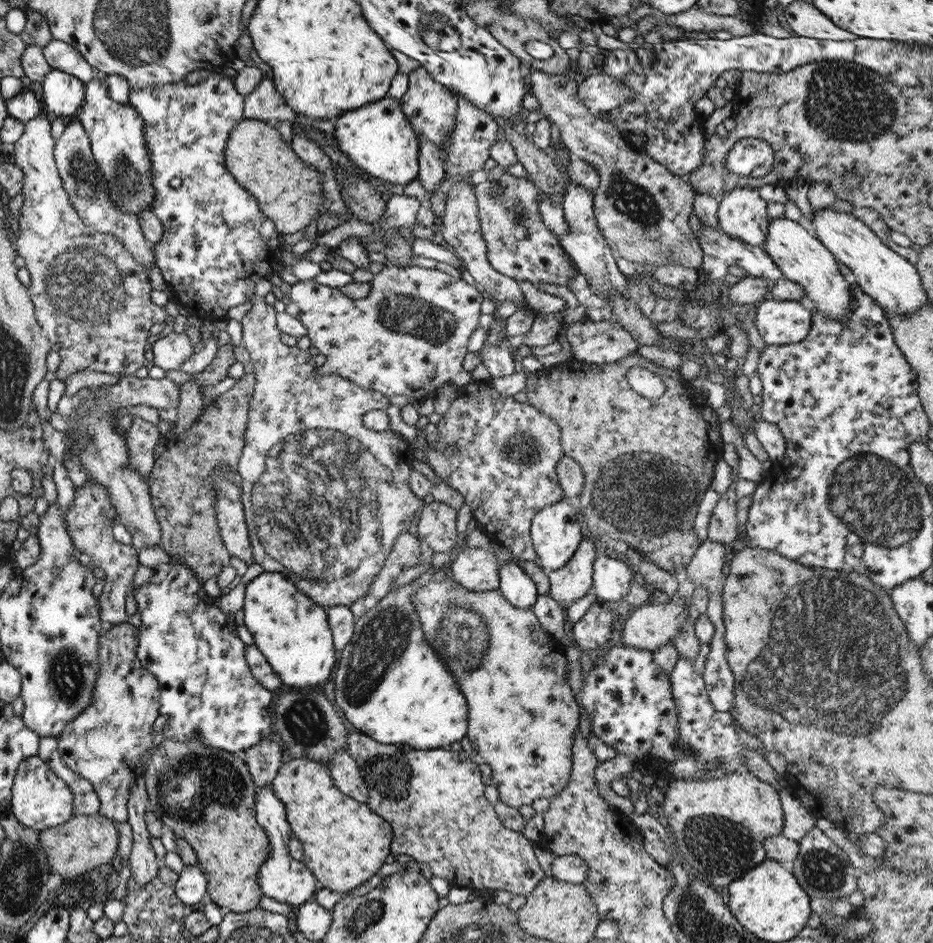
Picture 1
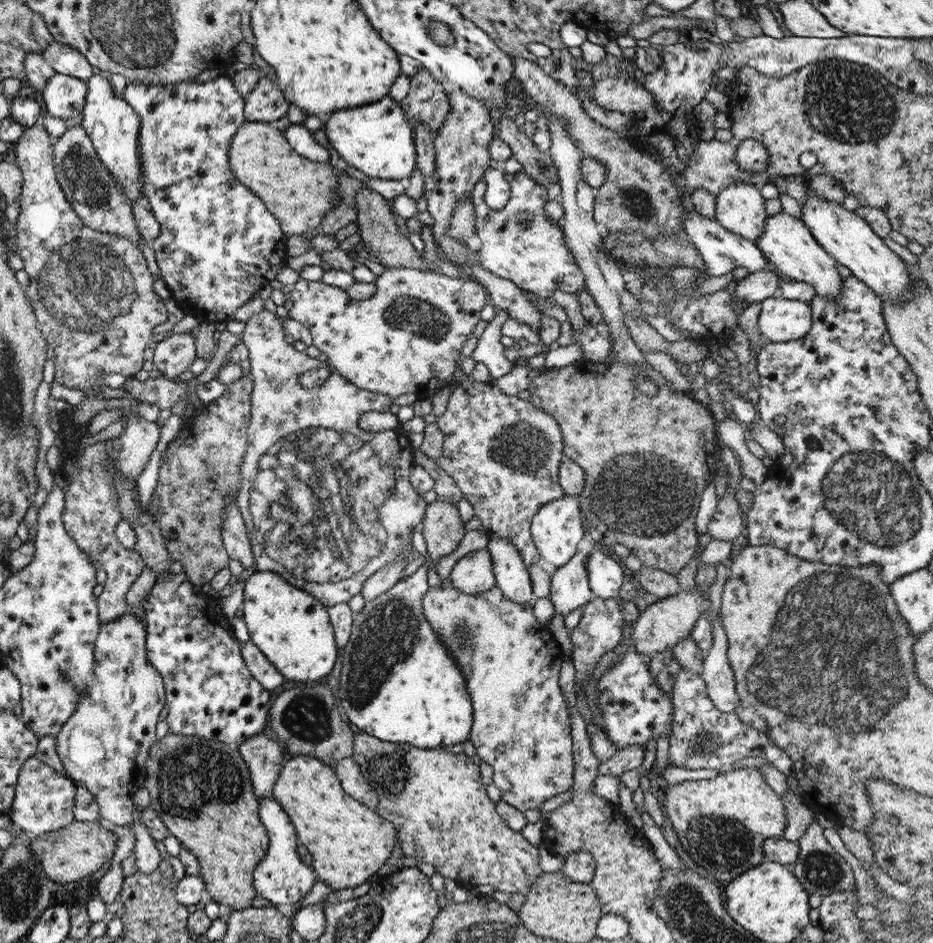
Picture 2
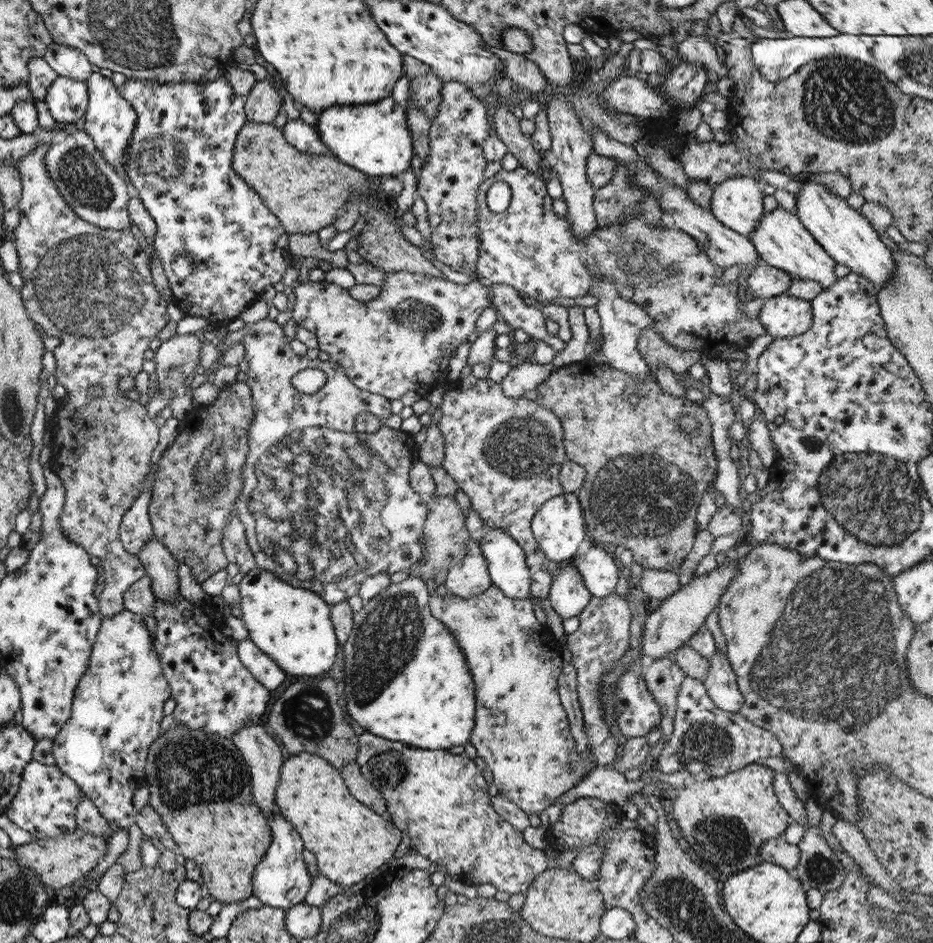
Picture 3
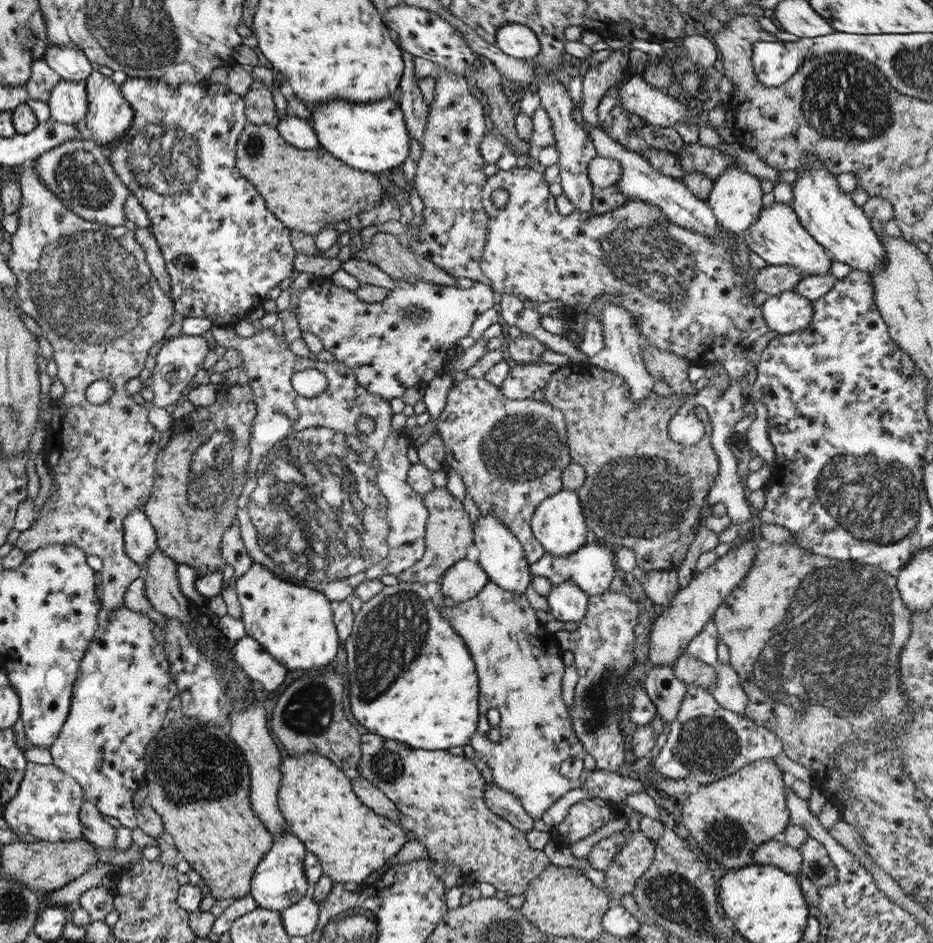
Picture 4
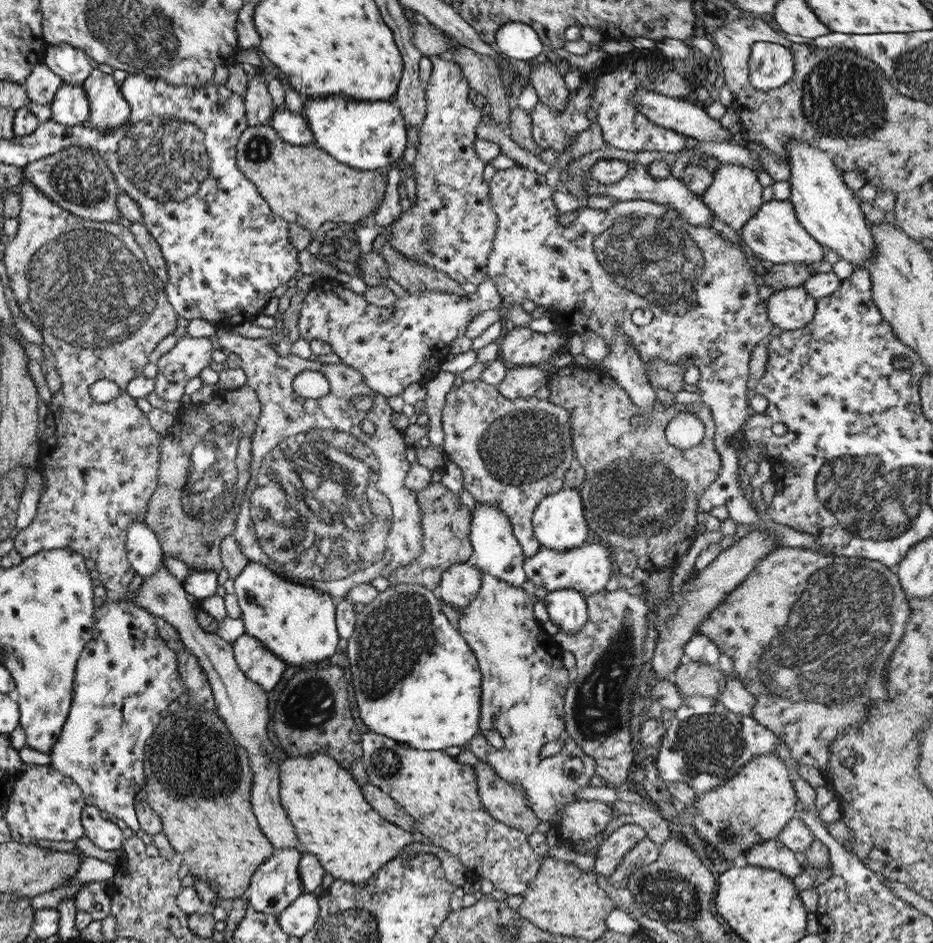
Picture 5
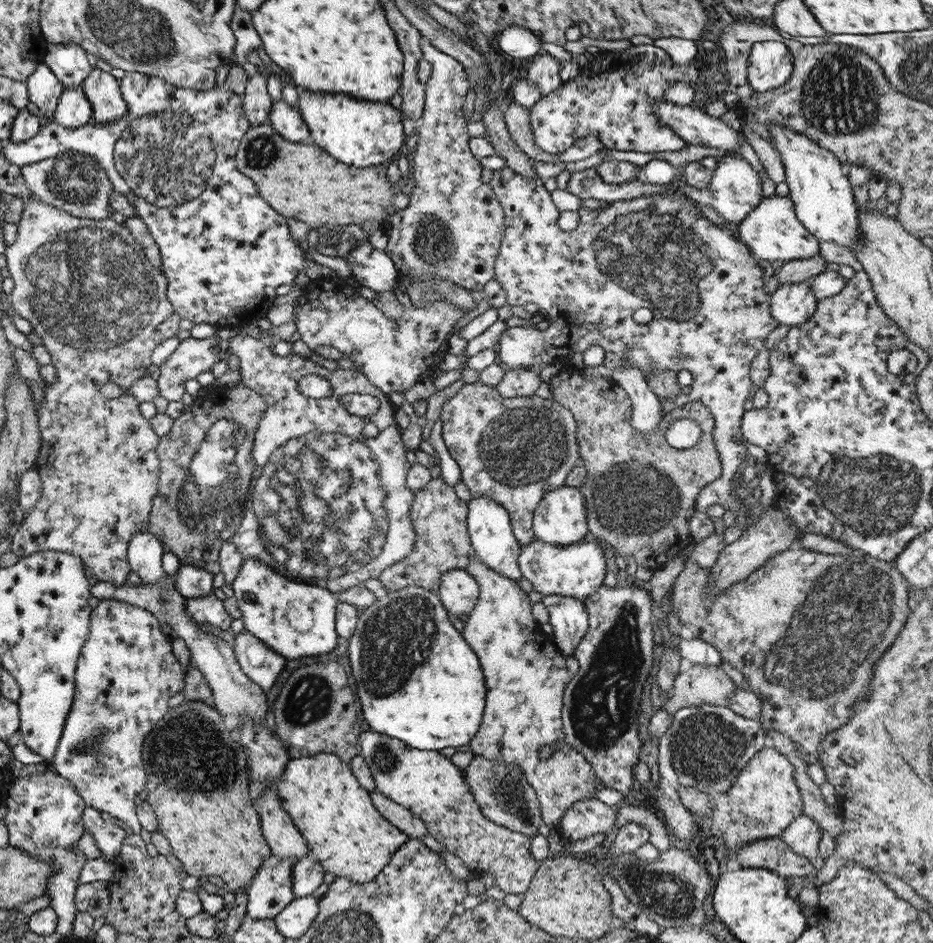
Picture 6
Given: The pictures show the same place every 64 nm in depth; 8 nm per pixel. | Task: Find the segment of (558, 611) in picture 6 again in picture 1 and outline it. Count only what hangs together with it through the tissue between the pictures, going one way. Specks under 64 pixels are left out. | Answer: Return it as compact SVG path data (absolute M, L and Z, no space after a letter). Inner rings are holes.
M581 539L571 558L557 571L549 572L548 593L564 608L581 599L591 588L591 574L595 560L595 545L588 539Z

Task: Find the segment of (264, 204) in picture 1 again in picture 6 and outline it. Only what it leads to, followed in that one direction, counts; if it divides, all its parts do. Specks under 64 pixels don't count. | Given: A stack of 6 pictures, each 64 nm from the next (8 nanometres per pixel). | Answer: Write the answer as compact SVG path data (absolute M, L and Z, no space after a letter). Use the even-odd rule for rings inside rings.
M269 124L250 126L245 131L237 145L234 160L237 170L253 181L258 195L274 212L286 220L293 219L305 223L309 230L327 231L345 227L347 224L361 227L366 220L381 223L387 217L387 213L392 215L393 210L397 212L407 206L407 198L397 184L389 182L385 174L385 165L365 168L347 166L325 154L321 148L310 141L293 143L283 139Z

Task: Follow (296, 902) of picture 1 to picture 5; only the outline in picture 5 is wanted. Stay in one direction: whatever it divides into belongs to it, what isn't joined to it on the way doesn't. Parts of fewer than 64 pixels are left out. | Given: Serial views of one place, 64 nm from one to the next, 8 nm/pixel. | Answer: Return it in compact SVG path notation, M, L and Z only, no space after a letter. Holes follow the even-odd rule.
M297 847L273 849L271 855L255 869L245 896L254 911L278 915L302 893L301 879L297 871L302 853Z

